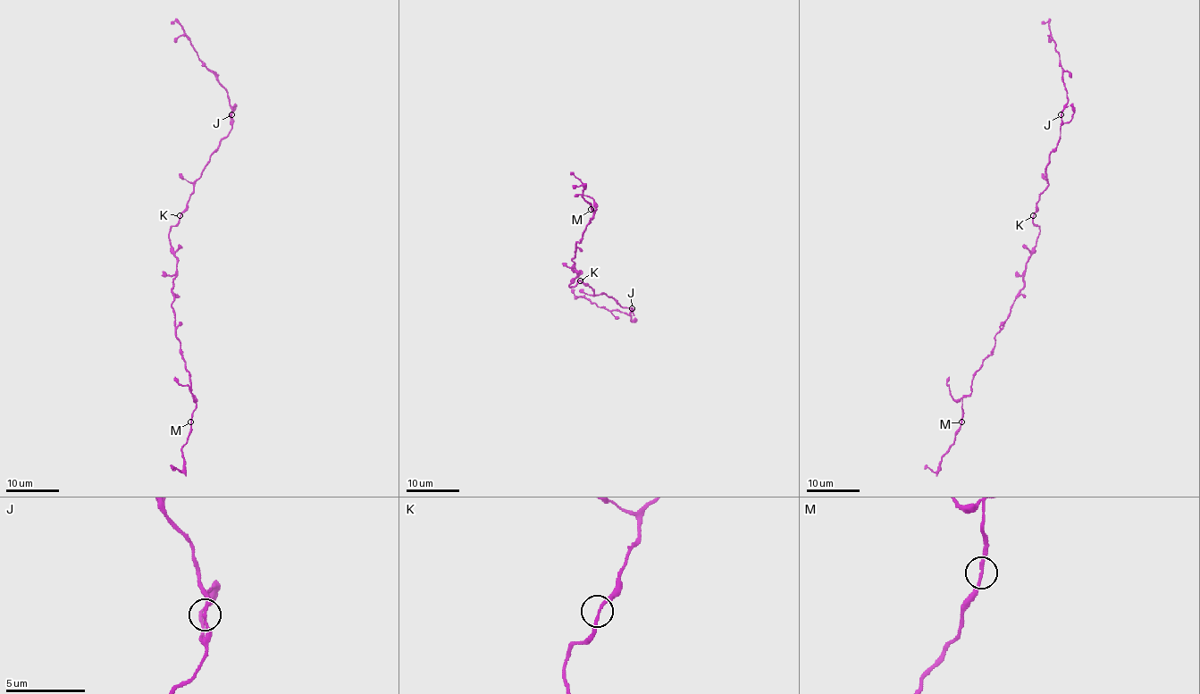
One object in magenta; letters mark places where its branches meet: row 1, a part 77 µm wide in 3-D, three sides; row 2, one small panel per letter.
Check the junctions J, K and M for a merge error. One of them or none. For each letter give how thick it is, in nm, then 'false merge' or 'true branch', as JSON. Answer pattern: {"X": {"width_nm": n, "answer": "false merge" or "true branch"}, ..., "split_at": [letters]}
{"J": {"width_nm": 170, "answer": "true branch"}, "K": {"width_nm": 180, "answer": "true branch"}, "M": {"width_nm": 180, "answer": "true branch"}, "split_at": []}

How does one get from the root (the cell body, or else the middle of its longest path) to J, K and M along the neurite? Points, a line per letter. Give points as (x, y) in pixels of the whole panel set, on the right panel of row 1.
J: (1036, 245), (1040, 227), (1033, 221), (1033, 215), (1036, 202), (1048, 185), (1046, 165), (1060, 138), (1061, 114)
K: (1036, 245), (1040, 227), (1033, 221), (1033, 215)
M: (1036, 245), (1027, 263), (1024, 287), (994, 336), (994, 350), (974, 377), (971, 393), (961, 399), (961, 422)

